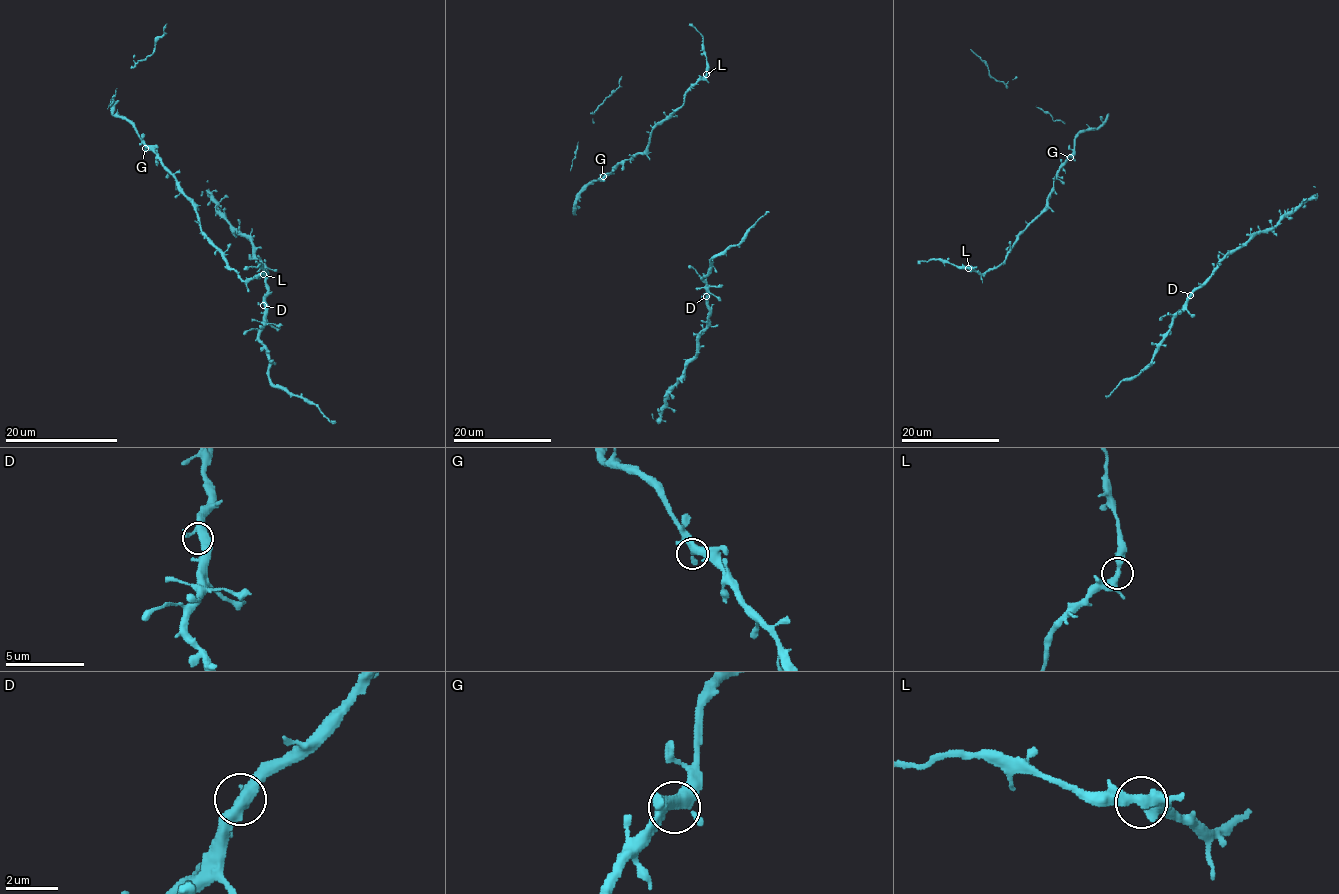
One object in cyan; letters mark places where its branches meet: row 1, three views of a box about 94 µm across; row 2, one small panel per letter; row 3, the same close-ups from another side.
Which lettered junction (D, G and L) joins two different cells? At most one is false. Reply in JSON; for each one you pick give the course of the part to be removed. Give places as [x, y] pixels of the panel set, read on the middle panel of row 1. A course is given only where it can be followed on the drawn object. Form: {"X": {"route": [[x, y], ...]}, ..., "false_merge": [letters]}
{"false_merge": []}

